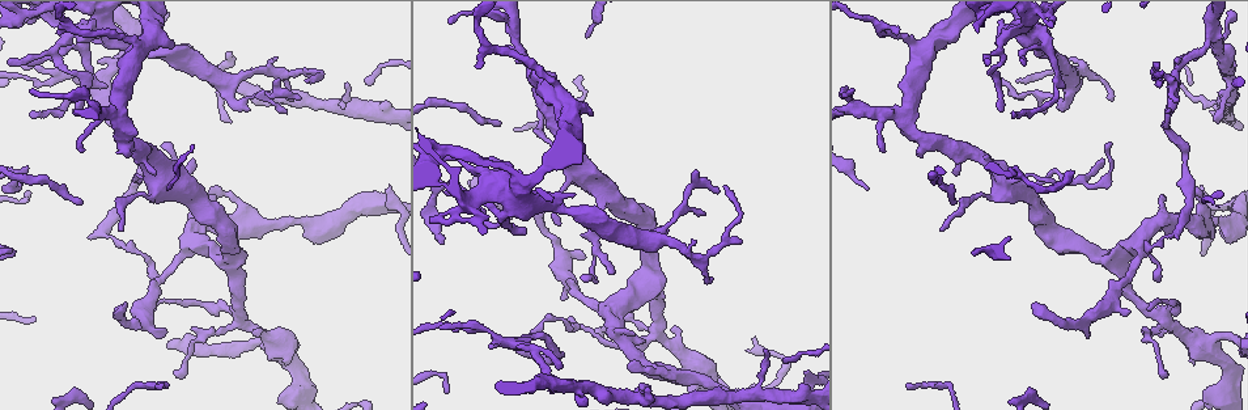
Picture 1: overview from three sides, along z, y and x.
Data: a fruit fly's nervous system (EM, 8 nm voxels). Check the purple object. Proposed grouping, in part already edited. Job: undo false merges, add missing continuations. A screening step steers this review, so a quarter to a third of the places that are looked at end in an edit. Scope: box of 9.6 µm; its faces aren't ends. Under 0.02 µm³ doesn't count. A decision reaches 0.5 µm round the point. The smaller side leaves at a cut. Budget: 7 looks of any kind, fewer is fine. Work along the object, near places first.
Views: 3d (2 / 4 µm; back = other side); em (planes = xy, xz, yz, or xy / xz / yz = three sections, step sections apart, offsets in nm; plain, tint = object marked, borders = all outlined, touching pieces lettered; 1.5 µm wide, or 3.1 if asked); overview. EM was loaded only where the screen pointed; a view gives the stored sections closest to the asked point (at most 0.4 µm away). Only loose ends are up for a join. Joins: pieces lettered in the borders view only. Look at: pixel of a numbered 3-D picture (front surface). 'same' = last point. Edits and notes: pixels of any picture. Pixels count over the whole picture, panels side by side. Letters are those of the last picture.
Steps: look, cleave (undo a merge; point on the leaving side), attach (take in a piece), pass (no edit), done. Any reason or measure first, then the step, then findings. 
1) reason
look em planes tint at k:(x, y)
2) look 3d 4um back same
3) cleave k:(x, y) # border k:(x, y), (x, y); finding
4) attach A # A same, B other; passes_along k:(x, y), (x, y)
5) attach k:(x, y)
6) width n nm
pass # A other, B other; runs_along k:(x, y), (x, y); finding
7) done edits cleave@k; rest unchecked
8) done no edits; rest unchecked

small branch off a trunk
look em yz step 8 tint at 1:(602, 208)

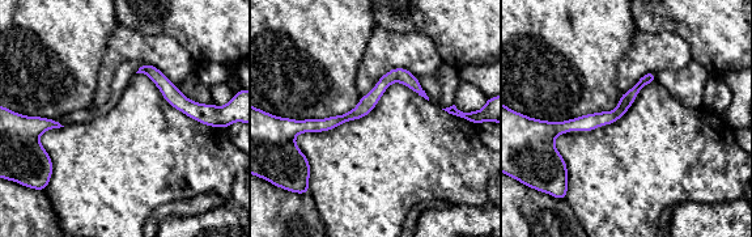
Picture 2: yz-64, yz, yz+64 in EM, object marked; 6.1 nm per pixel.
another direction
look em planes borders same

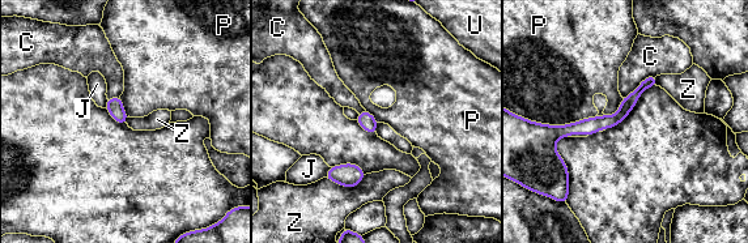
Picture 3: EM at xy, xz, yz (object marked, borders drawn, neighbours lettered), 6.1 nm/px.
longest_contact P 550 nm
pass # C other, J other, P other, U other, Z other; all the same neuron

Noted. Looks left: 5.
sudden change in width
look em planes tint at 1:(173, 53)

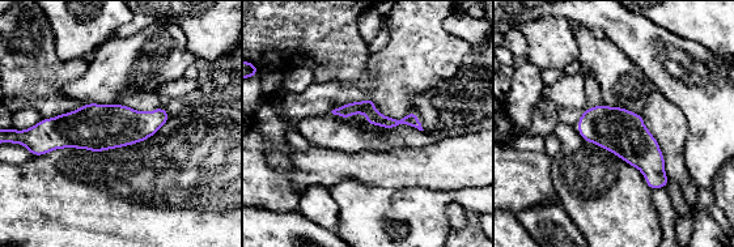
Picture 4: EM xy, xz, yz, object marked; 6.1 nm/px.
what lies round it
look em planes borders same

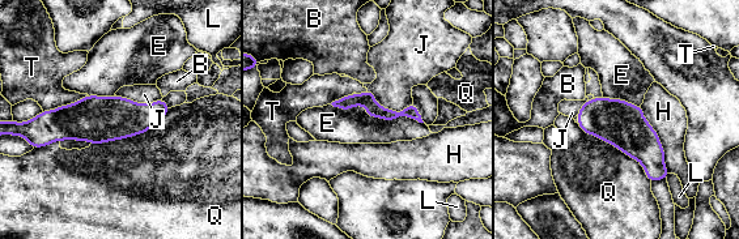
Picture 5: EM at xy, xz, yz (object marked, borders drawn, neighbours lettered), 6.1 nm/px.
pass # B other, E other, H other, J other, L other, Q other, T other; runs_along 5:(165, 109), (141, 118), (39, 122); one neuron here

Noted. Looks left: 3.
sharp bend
look em planes borders at 1:(65, 36)

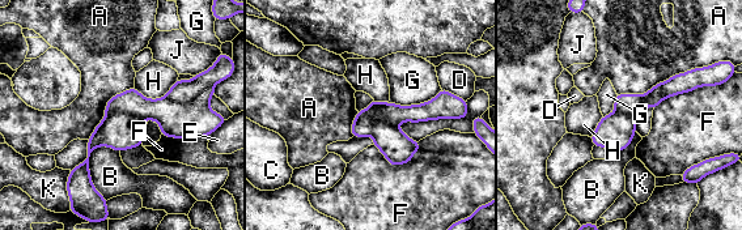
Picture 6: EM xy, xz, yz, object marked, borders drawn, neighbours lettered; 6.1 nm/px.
width 220 nm
cleave 6:(195, 119) # A other, B other, C other, D other, E other, F other, G other, H other, J other, K other; a second neuron is stuck on

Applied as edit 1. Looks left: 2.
done edits cleave@6; rest unchecked

